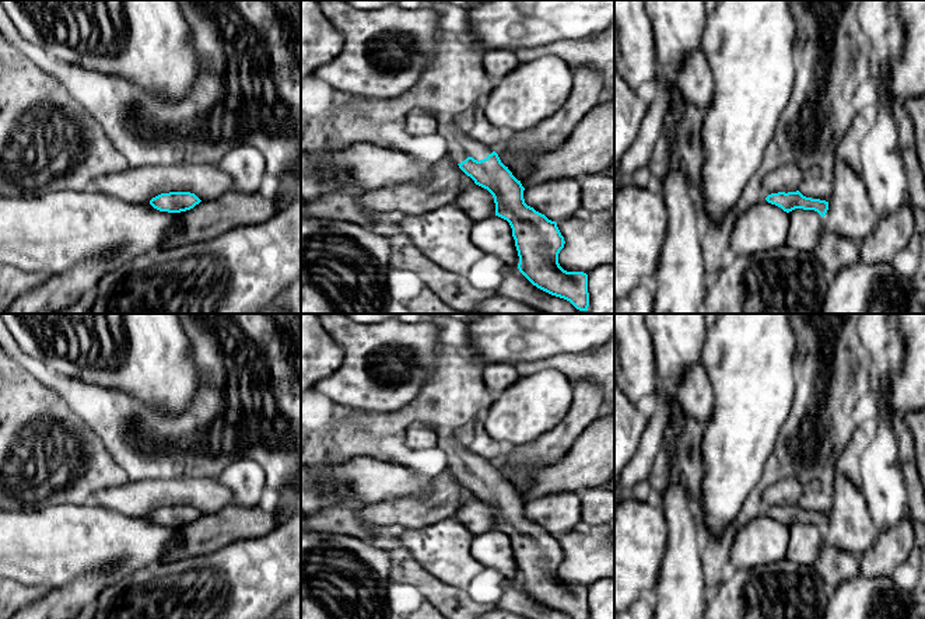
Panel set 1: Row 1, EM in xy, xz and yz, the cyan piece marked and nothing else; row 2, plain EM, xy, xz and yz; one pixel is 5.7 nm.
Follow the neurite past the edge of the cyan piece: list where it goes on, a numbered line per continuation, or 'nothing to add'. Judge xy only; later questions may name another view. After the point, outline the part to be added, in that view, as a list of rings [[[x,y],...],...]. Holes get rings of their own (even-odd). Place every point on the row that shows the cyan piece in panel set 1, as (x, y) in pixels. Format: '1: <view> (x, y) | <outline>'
nothing to add

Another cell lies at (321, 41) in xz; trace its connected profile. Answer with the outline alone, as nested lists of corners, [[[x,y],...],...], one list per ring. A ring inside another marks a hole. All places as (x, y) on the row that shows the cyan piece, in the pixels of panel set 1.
[[[301,0],[301,83],[334,59],[343,48],[341,32],[323,15],[316,0]]]

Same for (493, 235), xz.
[[[490,216],[474,221],[472,241],[486,255],[497,256],[505,262],[508,269],[518,267],[519,256],[512,237],[509,223],[498,216]]]

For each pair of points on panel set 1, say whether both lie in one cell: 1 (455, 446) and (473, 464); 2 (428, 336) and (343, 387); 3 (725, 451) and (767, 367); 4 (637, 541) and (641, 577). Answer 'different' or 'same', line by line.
1: same
2: same
3: same
4: same

